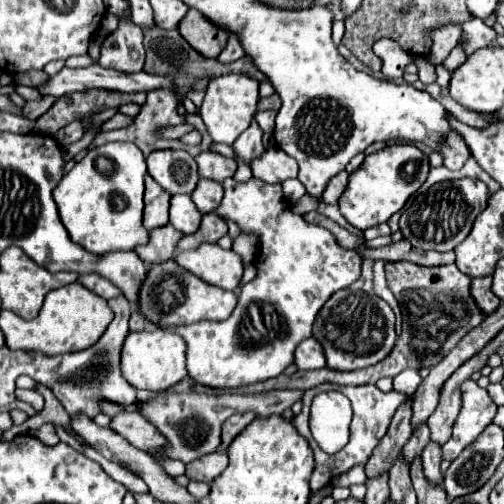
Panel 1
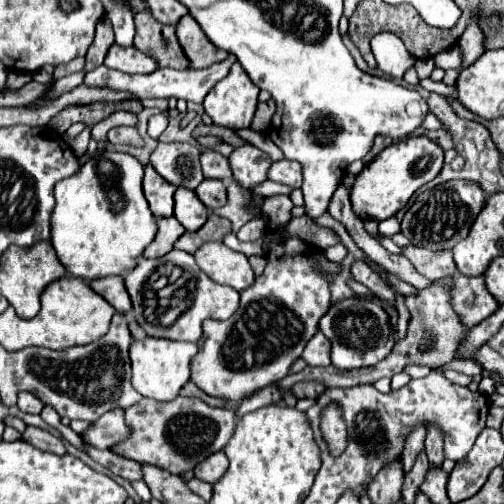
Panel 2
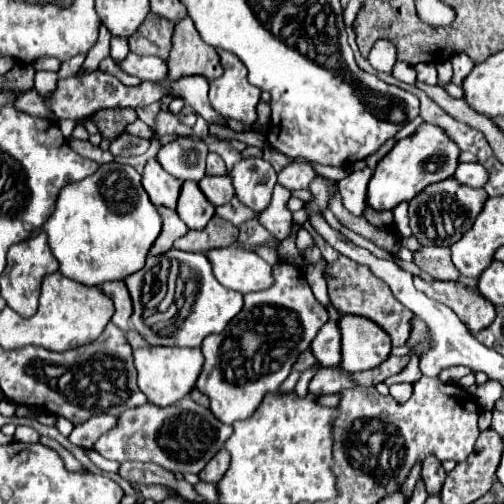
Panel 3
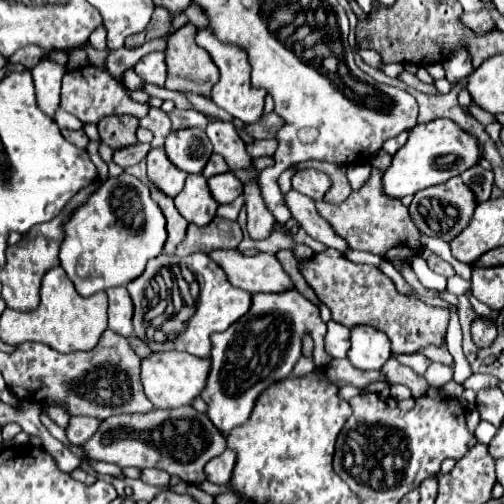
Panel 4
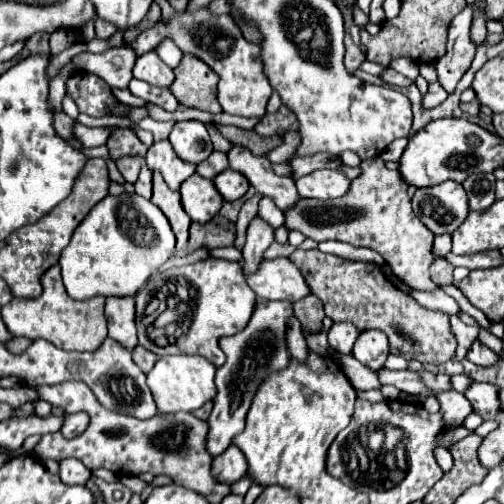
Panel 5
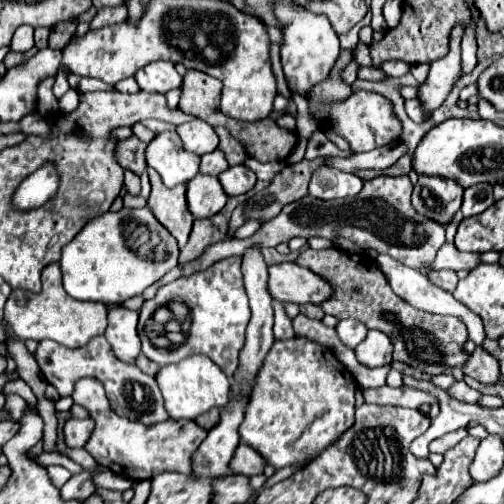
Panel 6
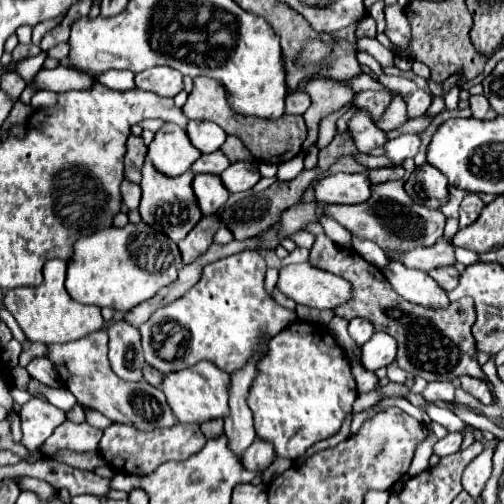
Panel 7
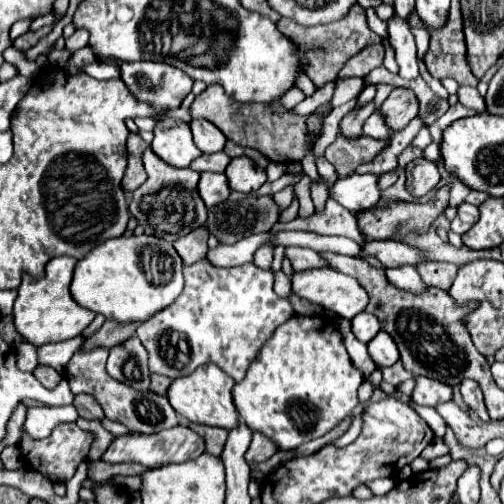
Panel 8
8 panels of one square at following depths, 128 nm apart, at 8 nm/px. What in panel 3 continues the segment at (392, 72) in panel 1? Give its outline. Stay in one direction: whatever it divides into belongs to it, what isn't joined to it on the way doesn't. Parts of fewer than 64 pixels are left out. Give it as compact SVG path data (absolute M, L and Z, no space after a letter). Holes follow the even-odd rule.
M378 40L368 54L368 62L378 72L390 74L392 66L396 64L396 46L390 40Z

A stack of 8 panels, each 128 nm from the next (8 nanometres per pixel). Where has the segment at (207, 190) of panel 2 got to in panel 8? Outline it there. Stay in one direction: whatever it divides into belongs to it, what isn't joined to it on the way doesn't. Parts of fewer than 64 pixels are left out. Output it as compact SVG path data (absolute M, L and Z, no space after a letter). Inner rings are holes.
M238 156L230 160L226 168L226 178L232 190L250 194L266 182L266 172L260 166L256 166L256 162L248 156Z

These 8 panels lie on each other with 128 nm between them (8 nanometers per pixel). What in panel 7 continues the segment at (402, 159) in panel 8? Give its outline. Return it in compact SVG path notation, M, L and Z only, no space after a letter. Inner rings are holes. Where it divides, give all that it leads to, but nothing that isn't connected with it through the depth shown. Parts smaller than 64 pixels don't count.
M357 153L356 159L358 162L360 162L360 164L366 166L368 169L392 166L391 160L384 155L370 156L362 153Z

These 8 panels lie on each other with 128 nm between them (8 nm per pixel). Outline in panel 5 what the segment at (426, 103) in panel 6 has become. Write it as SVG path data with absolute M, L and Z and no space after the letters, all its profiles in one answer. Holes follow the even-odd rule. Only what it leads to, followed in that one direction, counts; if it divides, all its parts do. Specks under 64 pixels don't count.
M466 6L452 20L448 30L448 50L440 60L434 62L438 72L438 82L444 86L448 94L456 88L456 84L460 82L464 72L470 68L476 54L476 46L470 40L470 24L472 24L474 12L476 12L474 6Z

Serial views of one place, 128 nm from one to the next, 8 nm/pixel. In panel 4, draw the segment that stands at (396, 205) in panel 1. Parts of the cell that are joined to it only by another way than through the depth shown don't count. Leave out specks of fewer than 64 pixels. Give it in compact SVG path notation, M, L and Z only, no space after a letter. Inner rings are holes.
M440 118L428 124L418 124L410 130L408 142L394 154L390 168L384 172L384 192L392 198L404 198L408 194L416 194L422 188L436 186L454 176L460 176L468 168L476 166L480 160L480 142L452 120Z

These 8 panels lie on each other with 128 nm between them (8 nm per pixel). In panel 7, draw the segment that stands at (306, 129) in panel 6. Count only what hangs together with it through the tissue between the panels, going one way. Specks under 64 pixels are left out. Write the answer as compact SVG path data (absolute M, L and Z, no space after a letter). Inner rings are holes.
M300 152L298 156L294 156L292 160L288 160L288 162L282 162L280 166L278 166L278 180L280 182L290 182L290 180L294 180L296 176L298 176L298 172L302 172L304 170L304 154Z

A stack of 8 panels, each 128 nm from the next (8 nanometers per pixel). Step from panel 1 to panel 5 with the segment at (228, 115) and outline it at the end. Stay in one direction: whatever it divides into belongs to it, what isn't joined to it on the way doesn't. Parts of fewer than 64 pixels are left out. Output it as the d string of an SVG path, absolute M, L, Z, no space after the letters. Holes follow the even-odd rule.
M206 6L196 12L176 12L168 22L156 22L152 28L146 28L140 32L140 36L132 42L126 42L128 48L136 52L136 56L142 56L146 52L152 52L158 48L158 44L170 38L182 52L188 52L202 62L206 62L218 76L218 100L226 114L246 116L246 118L262 118L266 114L266 104L272 94L272 88L268 84L268 78L264 76L264 64L260 60L260 48L250 44L240 28L236 26L234 18L228 14L214 14Z

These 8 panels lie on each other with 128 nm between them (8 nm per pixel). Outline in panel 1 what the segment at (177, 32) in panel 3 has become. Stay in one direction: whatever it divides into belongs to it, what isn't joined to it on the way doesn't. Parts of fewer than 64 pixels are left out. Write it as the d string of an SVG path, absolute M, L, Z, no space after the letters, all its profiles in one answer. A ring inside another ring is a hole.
M194 8L188 10L184 20L178 24L182 38L204 58L216 58L228 40L228 32L212 26L200 12Z

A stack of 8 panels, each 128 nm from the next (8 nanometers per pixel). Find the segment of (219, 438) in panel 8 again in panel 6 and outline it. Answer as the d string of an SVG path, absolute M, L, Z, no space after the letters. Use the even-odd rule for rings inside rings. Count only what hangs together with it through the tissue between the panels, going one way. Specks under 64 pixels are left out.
M214 408L214 410L210 410L210 412L202 414L202 416L198 416L198 418L196 418L196 422L198 422L204 430L210 430L210 428L214 428L214 424L218 422L218 418L220 418L218 414L220 414L220 412Z

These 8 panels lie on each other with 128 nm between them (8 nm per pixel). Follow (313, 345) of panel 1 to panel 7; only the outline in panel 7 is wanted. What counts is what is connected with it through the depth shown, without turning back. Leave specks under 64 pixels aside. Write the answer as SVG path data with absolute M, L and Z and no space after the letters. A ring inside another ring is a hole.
M354 318L354 320L350 322L350 326L348 326L348 332L350 332L350 336L354 338L354 342L356 342L358 346L362 346L362 344L366 344L366 342L370 340L370 336L374 334L374 326L372 326L370 320Z

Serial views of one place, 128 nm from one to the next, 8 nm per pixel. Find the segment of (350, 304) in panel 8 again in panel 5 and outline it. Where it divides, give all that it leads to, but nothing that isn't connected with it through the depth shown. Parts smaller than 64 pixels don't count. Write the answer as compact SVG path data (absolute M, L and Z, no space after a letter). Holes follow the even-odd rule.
M288 258L264 260L258 272L248 276L248 284L262 300L296 302L310 294L302 272Z

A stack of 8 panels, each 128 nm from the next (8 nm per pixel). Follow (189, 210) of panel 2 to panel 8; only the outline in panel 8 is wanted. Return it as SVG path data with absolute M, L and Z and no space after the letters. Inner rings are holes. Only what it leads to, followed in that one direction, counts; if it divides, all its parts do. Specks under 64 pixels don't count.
M202 172L200 182L198 182L198 190L200 190L200 196L208 208L228 200L228 194L230 194L226 176L214 174L214 172Z

